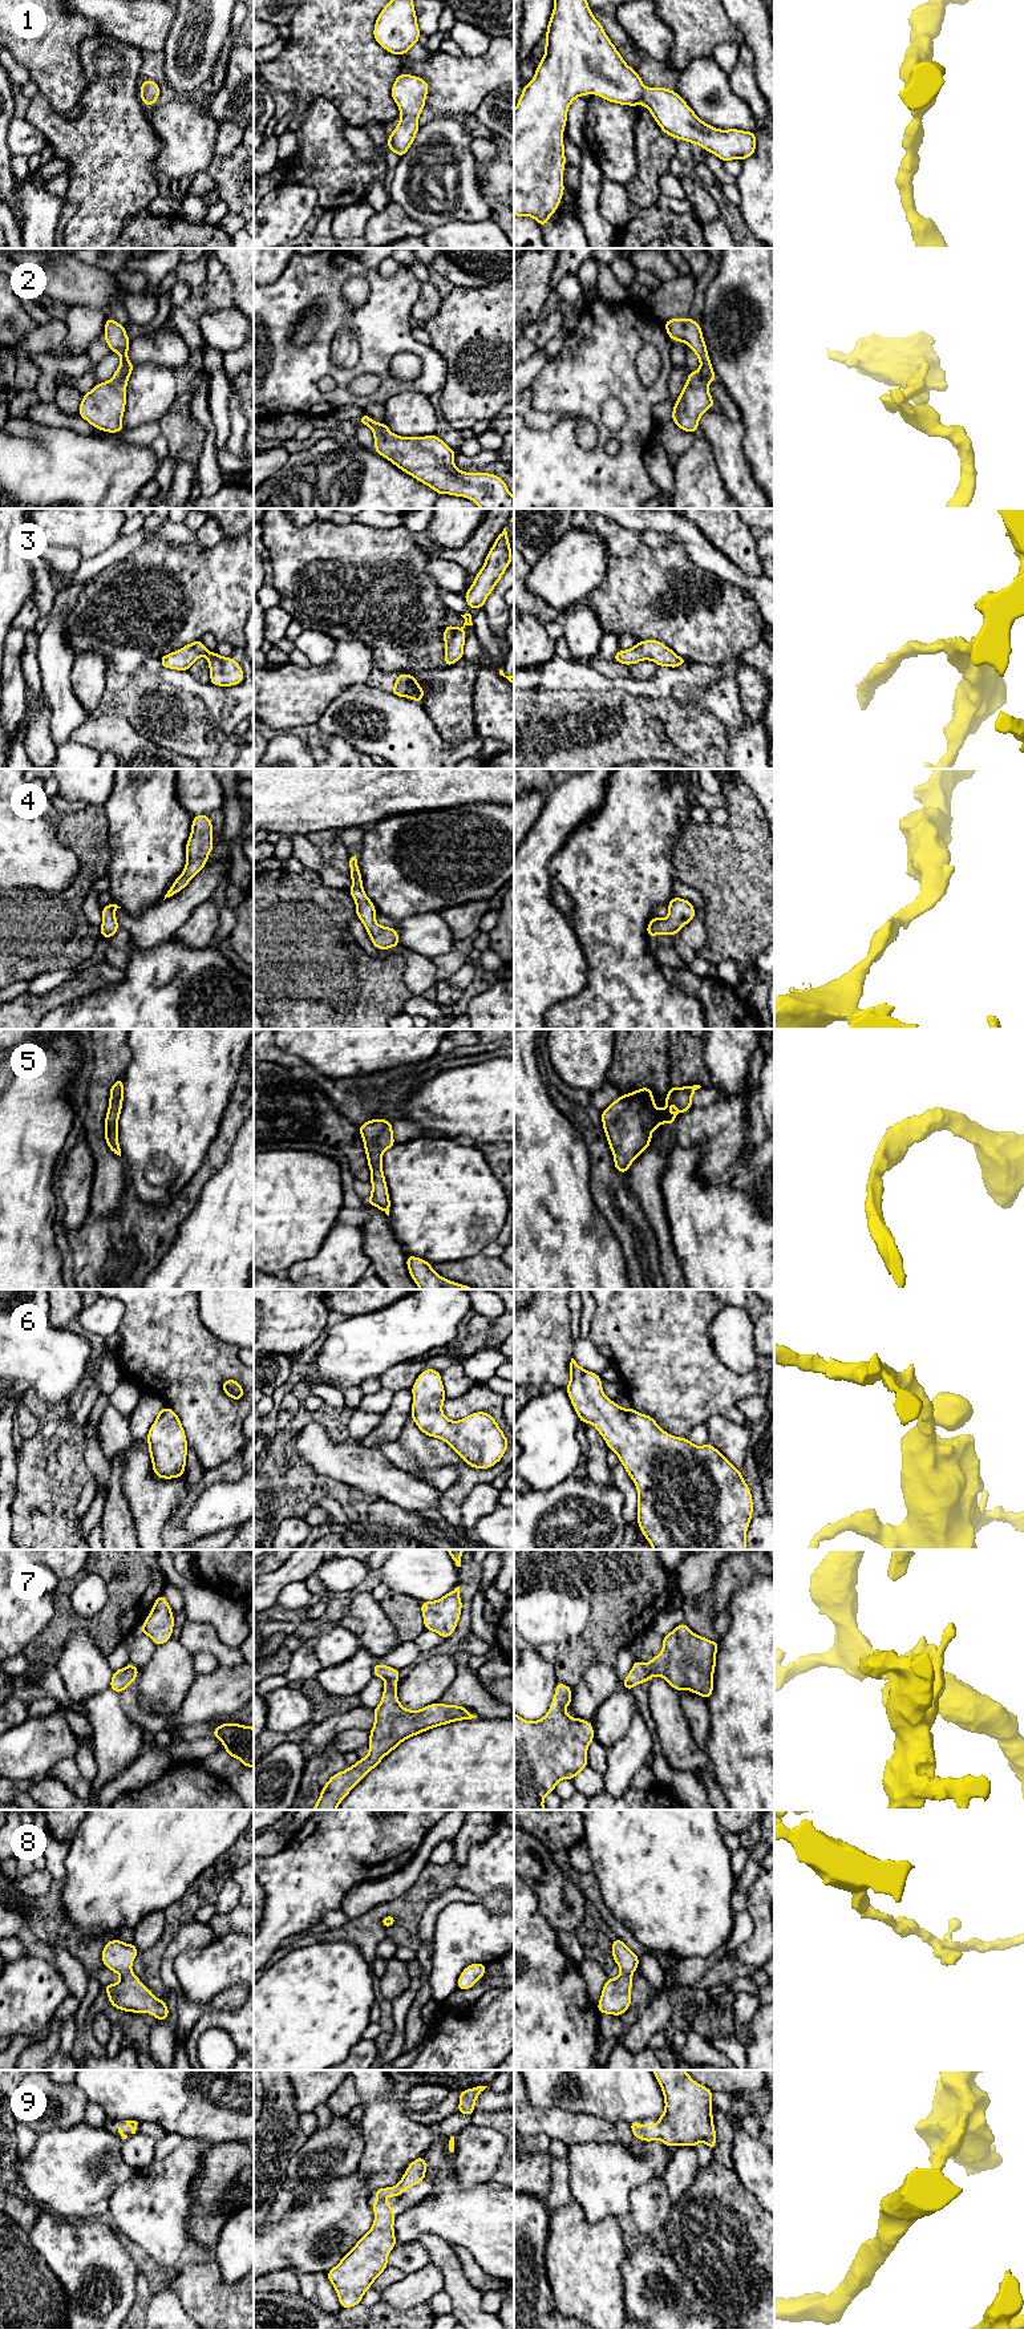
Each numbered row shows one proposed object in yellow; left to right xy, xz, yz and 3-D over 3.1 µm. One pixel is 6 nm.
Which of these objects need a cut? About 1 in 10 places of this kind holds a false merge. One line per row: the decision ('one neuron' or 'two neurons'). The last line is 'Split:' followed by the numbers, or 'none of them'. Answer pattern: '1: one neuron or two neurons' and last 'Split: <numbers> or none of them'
1: one neuron
2: one neuron
3: one neuron
4: one neuron
5: one neuron
6: one neuron
7: one neuron
8: one neuron
9: one neuron
Split: none of them

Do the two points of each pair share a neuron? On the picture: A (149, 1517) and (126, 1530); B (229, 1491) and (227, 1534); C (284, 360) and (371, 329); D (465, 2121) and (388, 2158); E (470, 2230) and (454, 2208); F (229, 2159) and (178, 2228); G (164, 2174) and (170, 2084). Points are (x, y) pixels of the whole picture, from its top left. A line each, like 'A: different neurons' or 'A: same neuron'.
A: different neurons
B: different neurons
C: same neuron
D: same neuron
E: same neuron
F: different neurons
G: different neurons

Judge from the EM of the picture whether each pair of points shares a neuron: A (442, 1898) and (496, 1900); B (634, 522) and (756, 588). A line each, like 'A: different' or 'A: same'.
A: same
B: same

